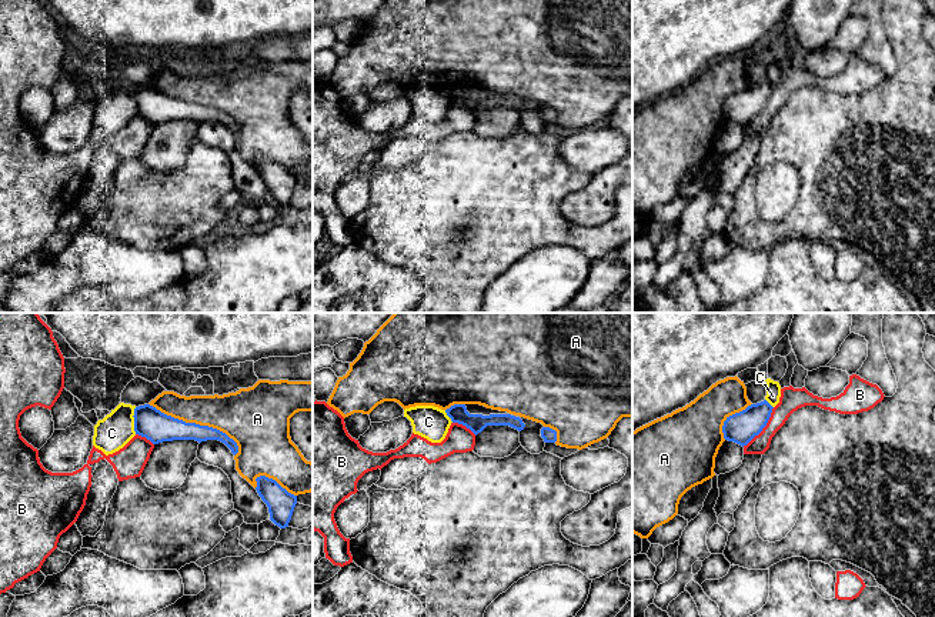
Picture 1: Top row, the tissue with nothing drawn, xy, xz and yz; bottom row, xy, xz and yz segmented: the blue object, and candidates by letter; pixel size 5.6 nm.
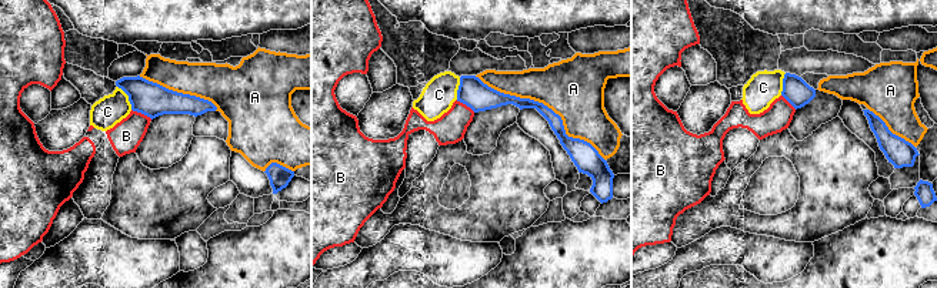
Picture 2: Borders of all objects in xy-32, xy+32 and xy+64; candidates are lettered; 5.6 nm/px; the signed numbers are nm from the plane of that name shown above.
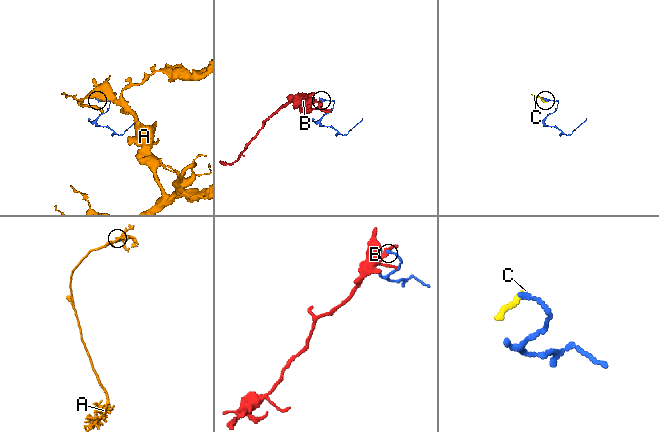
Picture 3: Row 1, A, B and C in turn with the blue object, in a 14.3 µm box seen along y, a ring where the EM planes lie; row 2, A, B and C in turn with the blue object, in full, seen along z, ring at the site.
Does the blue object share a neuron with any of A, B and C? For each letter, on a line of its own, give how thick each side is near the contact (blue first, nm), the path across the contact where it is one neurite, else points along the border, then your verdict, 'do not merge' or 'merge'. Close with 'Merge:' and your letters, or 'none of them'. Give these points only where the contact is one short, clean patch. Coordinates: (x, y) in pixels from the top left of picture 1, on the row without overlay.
A: 170 nm thick on the blue side, 260 nm on the other; do not merge
B: 180 nm thick on the blue side, 130 nm on the other; do not merge
C: 170 nm thick on the blue side, 200 nm on the other; border along xy (136, 87), (133, 96), (134, 113); do not merge
Merge: none of them

